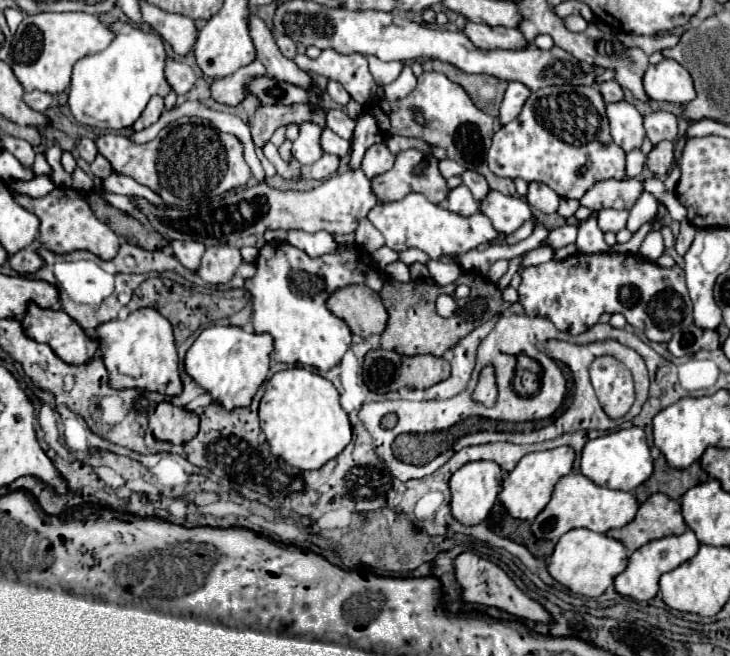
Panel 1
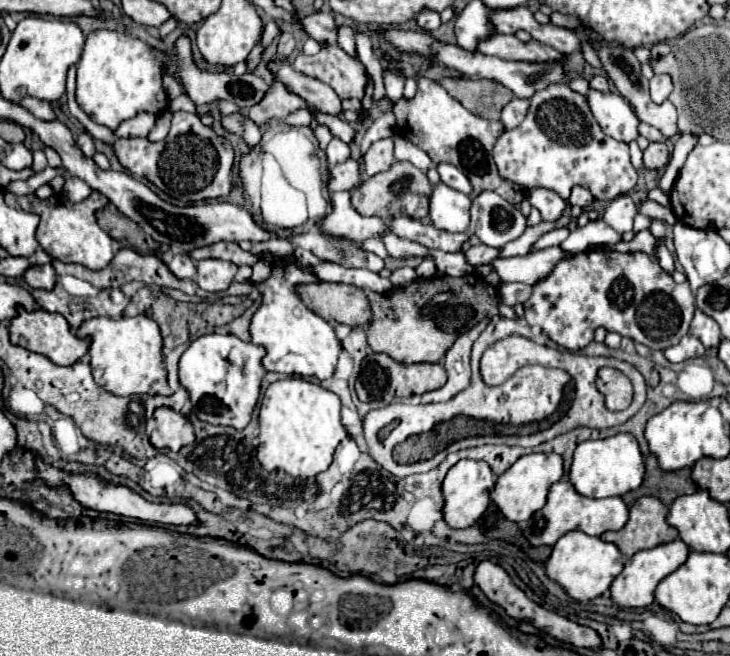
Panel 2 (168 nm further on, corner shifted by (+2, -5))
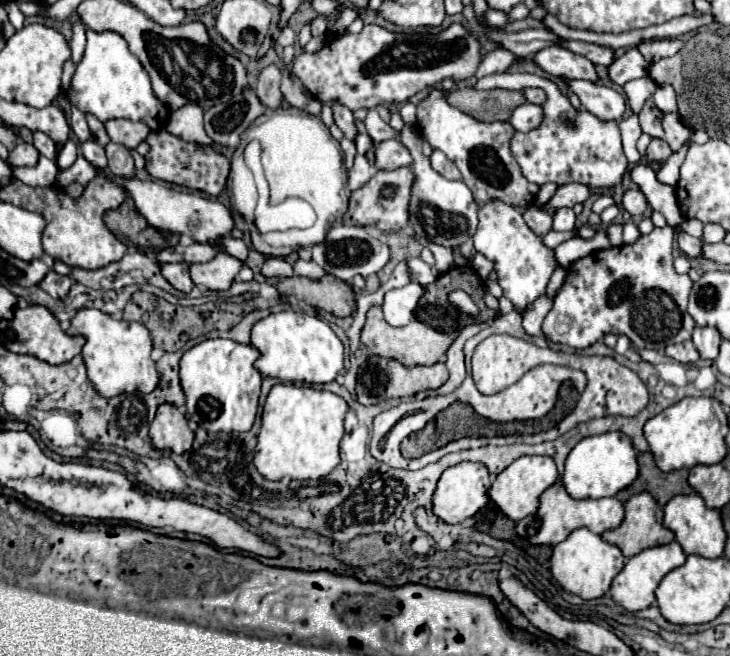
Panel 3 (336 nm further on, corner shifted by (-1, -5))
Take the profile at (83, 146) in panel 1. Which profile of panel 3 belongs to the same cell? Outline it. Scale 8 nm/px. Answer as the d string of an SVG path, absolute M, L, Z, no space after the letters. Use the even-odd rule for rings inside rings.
M72 106L72 114L70 114L70 128L72 128L72 132L78 136L78 140L80 140L80 142L86 142L86 140L90 140L90 138L92 138L90 128L88 128L88 124L86 124L86 114L84 114L84 112L80 112L76 106Z

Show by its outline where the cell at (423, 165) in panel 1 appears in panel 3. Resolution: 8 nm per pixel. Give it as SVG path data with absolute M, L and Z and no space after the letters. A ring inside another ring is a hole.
M396 168L390 172L378 170L368 184L352 192L350 208L344 214L342 222L350 226L374 226L382 232L398 232L408 224L408 200L412 184L414 184L414 174L410 168Z

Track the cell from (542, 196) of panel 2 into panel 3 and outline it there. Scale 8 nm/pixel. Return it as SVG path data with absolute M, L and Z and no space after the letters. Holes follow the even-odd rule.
M560 208L556 214L554 214L554 230L572 230L574 228L574 222L576 222L576 214L572 208Z

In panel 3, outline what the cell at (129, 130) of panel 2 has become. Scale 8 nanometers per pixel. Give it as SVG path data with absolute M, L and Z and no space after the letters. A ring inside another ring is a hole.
M112 118L104 122L104 128L112 142L124 144L128 148L136 148L150 132L150 128L144 122L134 122L134 120L124 120L124 118Z

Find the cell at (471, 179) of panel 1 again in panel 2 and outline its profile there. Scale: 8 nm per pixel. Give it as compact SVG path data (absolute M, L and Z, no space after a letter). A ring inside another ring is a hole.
M439 164L437 172L441 174L441 182L445 182L447 186L451 186L451 188L467 194L467 196L471 196L473 186L469 186L469 178L465 178L465 174L461 174L455 166L451 166L451 164Z

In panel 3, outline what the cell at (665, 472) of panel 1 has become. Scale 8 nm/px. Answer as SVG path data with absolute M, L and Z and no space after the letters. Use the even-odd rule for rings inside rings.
M644 452L638 456L638 466L640 466L640 478L636 478L636 482L632 482L632 486L628 486L620 494L616 494L616 498L620 502L626 502L632 494L650 492L656 498L656 502L660 502L660 506L664 506L676 494L694 492L688 484L688 470L682 468L682 470L666 474L656 466L650 452Z

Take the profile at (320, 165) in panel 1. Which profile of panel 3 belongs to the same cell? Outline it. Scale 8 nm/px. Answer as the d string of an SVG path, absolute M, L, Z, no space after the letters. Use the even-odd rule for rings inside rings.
M358 154L356 160L354 160L354 166L348 172L348 186L350 186L350 190L362 188L372 178L372 174L374 174L374 168L366 160L366 156Z

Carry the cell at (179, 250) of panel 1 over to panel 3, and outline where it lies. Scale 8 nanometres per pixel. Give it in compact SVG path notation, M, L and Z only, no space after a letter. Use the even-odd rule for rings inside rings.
M180 262L180 264L162 264L160 266L162 276L180 292L190 292L192 290L192 280L190 280L190 272L188 272L188 264Z

